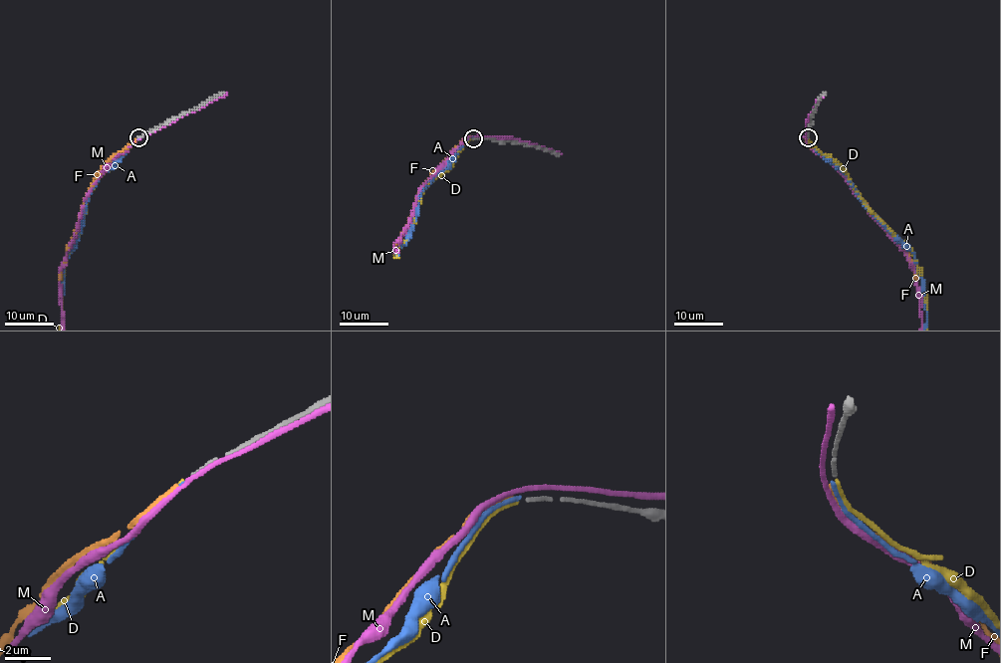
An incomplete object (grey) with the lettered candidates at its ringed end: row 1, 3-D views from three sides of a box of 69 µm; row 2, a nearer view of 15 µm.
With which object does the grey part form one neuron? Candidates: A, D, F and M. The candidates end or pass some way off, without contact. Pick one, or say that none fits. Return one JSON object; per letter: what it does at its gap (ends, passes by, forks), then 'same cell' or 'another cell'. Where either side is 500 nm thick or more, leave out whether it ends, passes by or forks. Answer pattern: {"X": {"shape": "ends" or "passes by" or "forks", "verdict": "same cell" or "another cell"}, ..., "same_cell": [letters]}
{"A": {"shape": "ends", "verdict": "another cell"}, "D": {"shape": "ends", "verdict": "same cell"}, "F": {"shape": "ends", "verdict": "another cell"}, "M": {"shape": "passes by", "verdict": "another cell"}, "same_cell": ["D"]}

